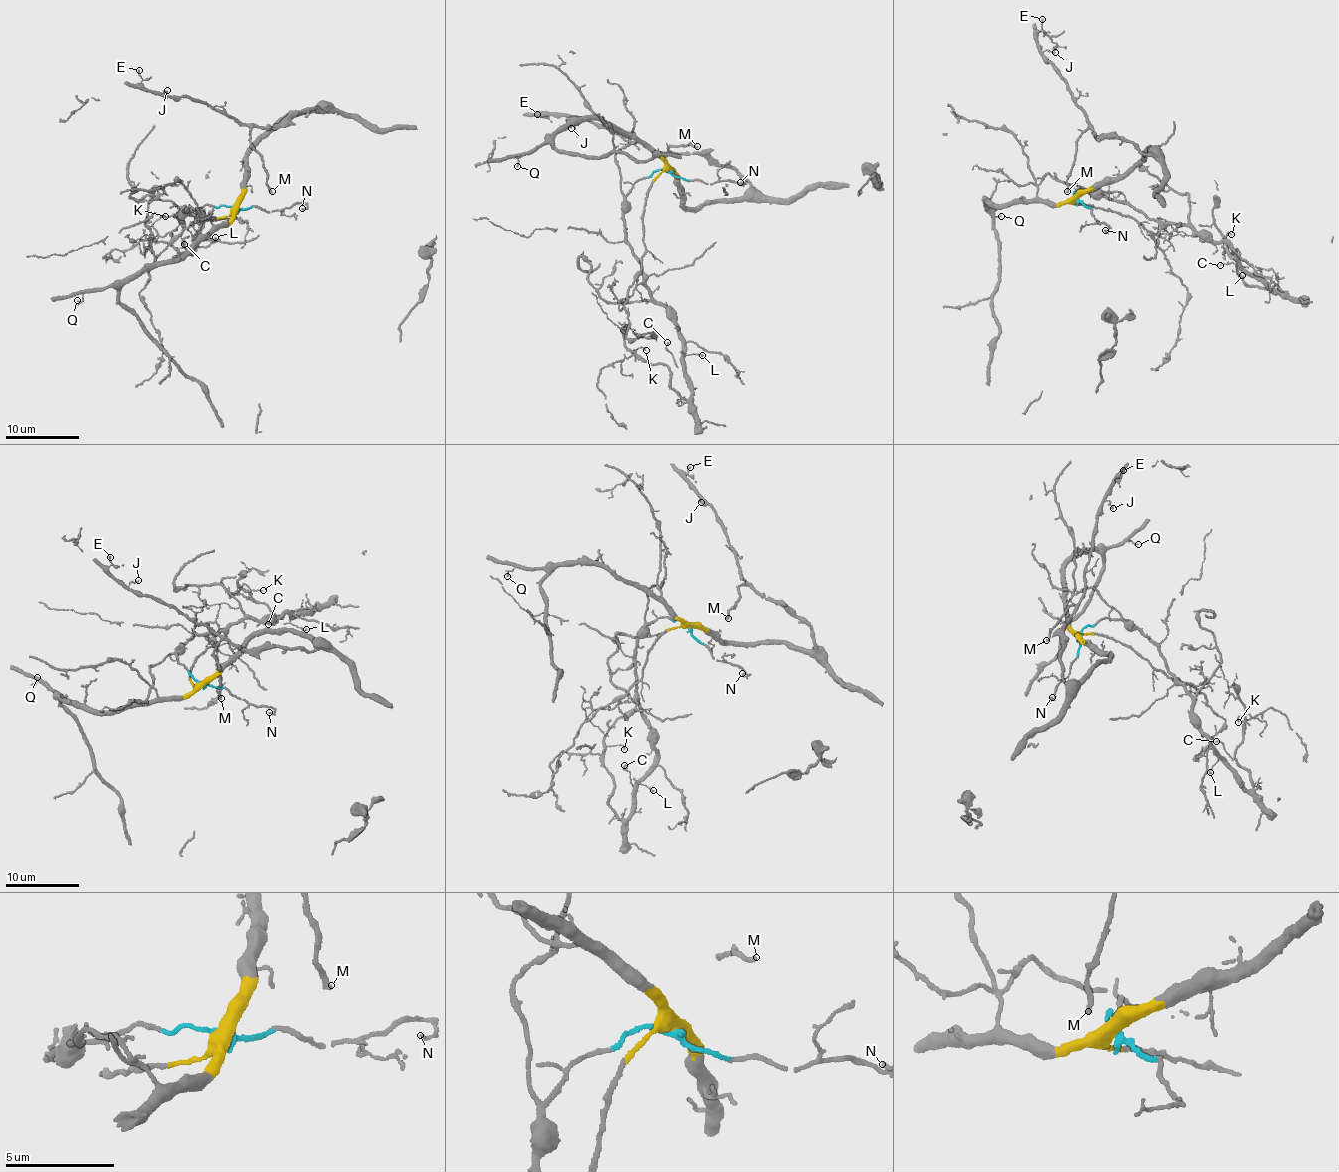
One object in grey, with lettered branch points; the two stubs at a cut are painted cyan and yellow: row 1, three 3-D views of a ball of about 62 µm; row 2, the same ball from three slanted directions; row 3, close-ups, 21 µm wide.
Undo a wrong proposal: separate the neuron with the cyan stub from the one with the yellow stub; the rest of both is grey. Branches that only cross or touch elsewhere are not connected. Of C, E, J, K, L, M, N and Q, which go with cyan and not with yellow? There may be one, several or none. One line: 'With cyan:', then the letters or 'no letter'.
With cyan: C, K, L, N

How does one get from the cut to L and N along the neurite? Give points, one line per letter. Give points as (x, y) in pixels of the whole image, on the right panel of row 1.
L: (1077, 199), (1073, 191), (1077, 187), (1124, 201), (1151, 219), (1192, 227), (1217, 242), (1224, 242), (1243, 275)
N: (1077, 199), (1089, 208), (1097, 221), (1108, 226), (1107, 231), (1104, 230)

